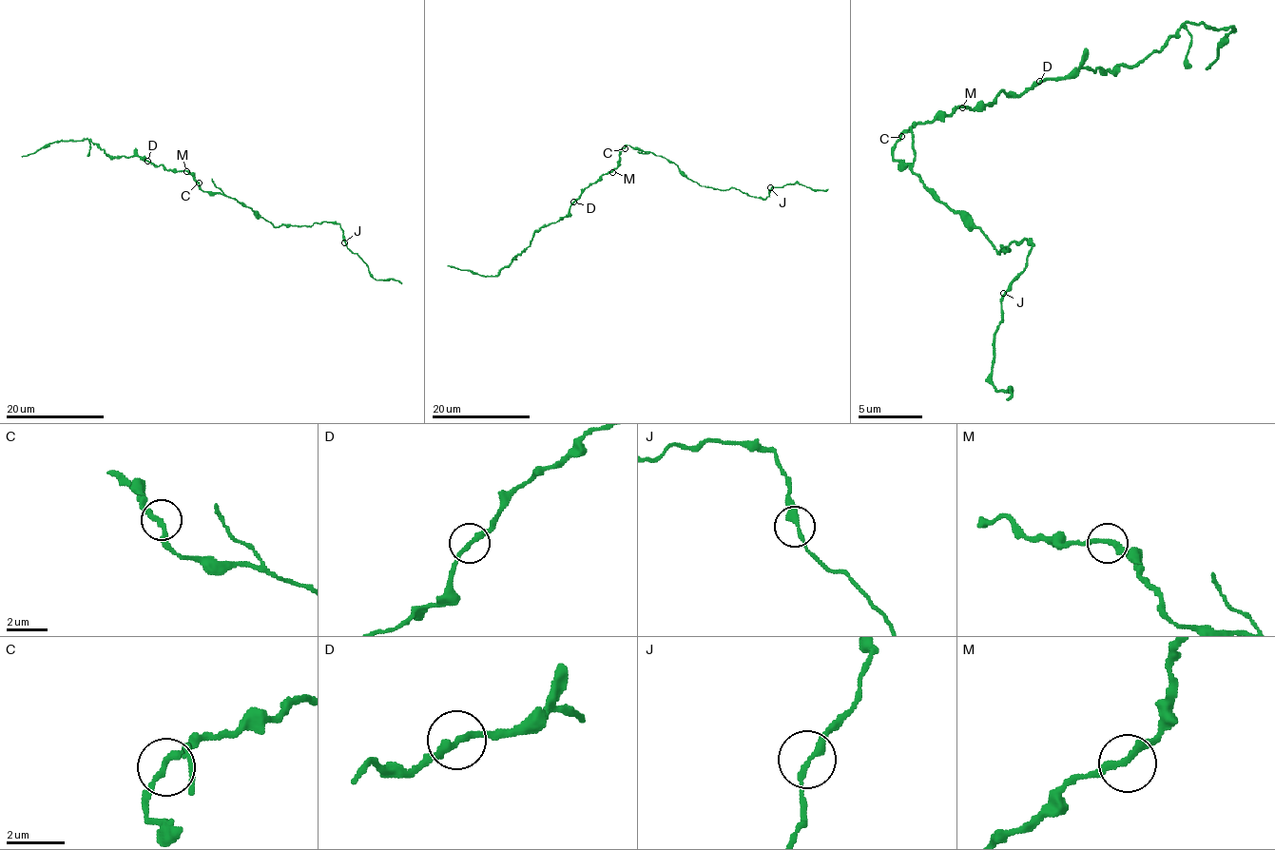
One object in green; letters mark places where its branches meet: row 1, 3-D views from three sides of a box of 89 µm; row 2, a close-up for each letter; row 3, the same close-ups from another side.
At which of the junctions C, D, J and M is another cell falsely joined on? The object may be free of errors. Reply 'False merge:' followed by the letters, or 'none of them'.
False merge: D

